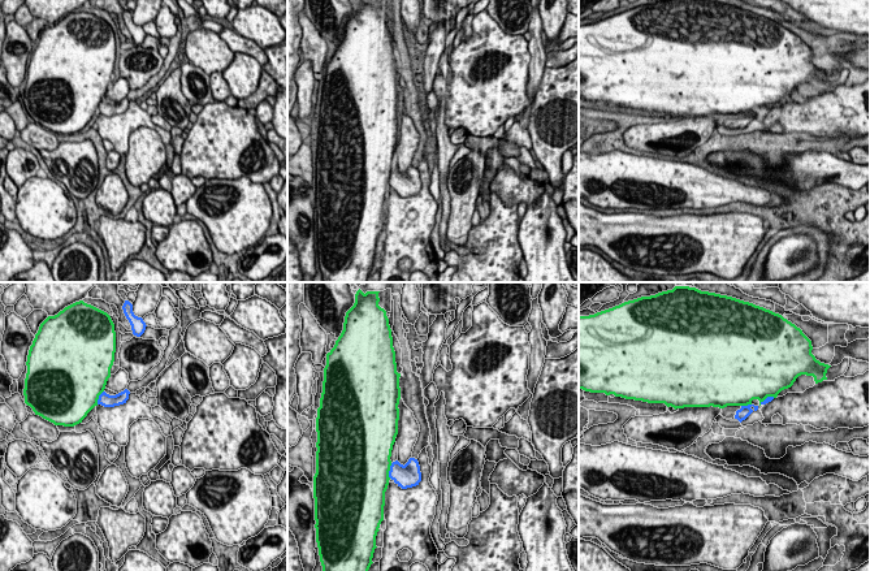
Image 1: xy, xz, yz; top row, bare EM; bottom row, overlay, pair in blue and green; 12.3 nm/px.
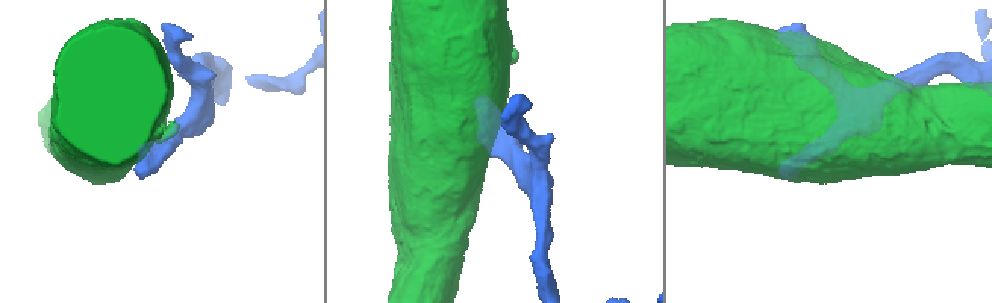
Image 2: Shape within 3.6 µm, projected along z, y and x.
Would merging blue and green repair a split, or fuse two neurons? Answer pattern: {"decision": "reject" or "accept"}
{"decision": "reject"}

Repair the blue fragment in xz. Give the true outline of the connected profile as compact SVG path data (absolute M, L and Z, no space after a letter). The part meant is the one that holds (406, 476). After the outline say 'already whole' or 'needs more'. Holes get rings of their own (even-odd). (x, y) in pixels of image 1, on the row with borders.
M410 458L404 466L398 460L393 462L389 477L402 489L419 485L421 481L421 472L417 459Z | already whole

